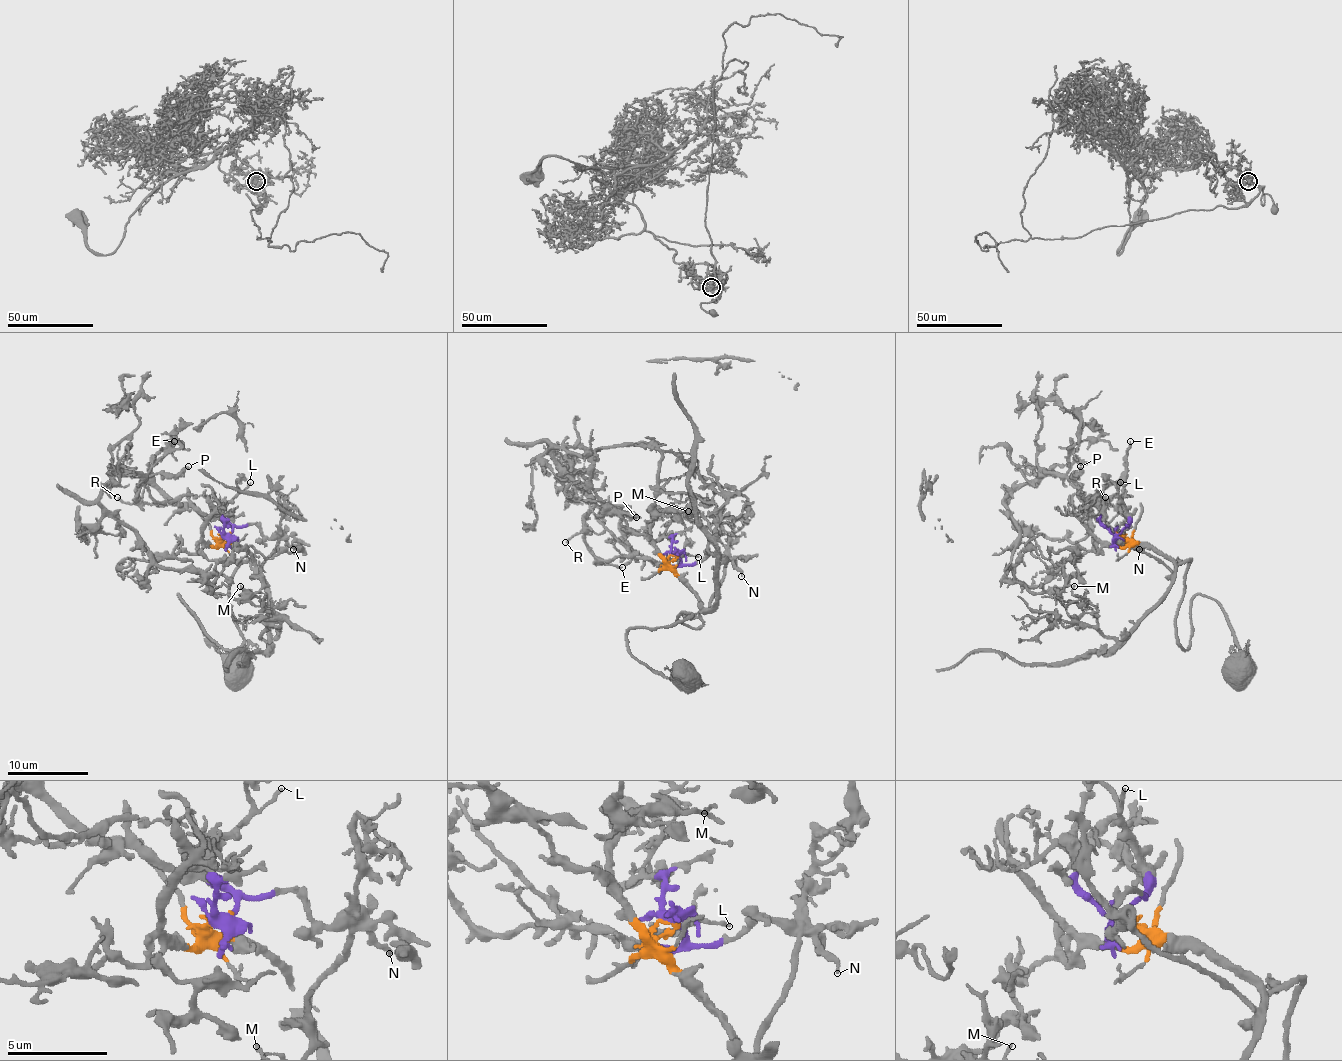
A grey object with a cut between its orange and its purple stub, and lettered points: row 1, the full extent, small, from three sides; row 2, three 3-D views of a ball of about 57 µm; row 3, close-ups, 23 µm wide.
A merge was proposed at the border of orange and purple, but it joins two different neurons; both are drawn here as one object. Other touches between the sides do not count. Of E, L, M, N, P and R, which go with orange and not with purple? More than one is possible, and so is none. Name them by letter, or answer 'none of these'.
M

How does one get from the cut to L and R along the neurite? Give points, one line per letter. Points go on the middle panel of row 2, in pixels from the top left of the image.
L: (675, 554), (681, 562), (673, 566), (668, 562), (683, 556), (699, 556)
R: (675, 554), (681, 562), (675, 566), (616, 556), (602, 560), (596, 556), (584, 532), (574, 534), (566, 542)

